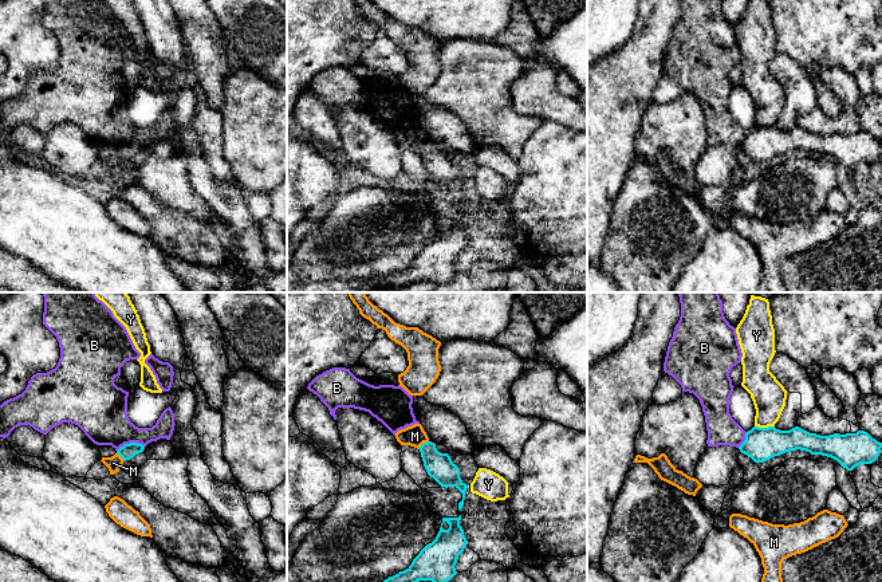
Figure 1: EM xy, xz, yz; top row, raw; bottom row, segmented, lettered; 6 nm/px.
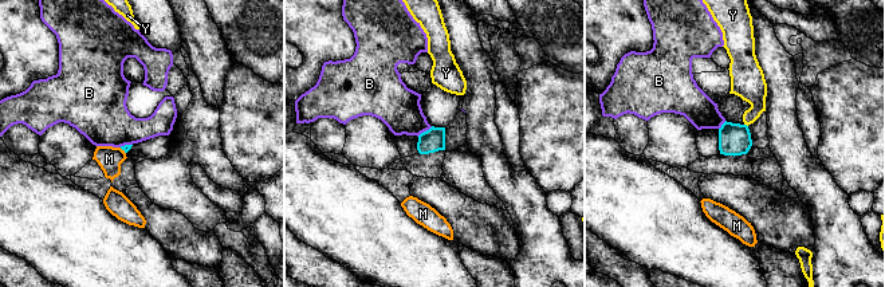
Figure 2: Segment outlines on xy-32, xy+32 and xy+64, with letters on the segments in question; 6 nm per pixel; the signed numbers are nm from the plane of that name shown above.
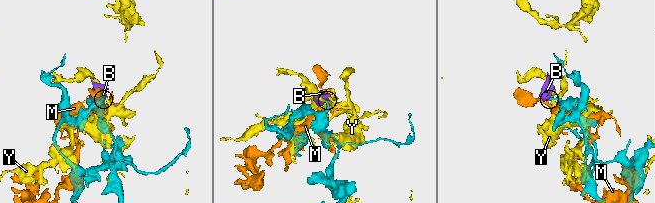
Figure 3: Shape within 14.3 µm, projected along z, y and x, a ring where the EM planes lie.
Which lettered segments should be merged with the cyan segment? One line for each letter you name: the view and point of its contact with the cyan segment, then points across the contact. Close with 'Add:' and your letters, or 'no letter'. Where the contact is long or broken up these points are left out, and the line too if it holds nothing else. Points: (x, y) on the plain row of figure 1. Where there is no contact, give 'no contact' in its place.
Add: no letter

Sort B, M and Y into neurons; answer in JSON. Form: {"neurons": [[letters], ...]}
{"neurons": [["B"], ["M"], ["Y"]]}

